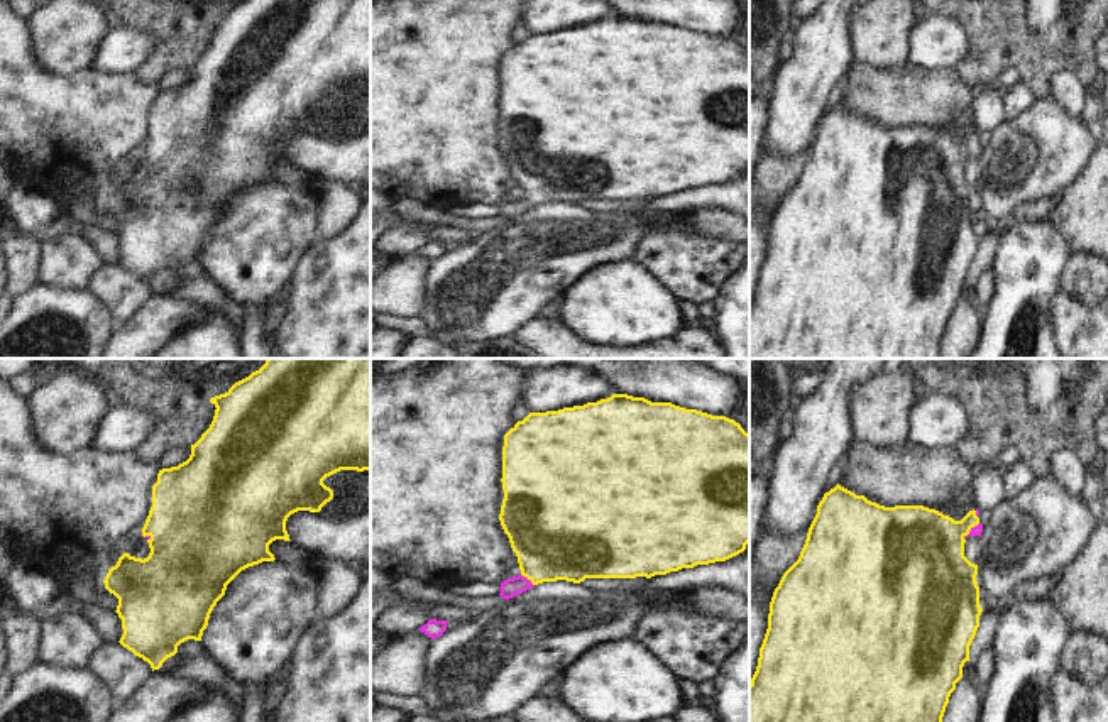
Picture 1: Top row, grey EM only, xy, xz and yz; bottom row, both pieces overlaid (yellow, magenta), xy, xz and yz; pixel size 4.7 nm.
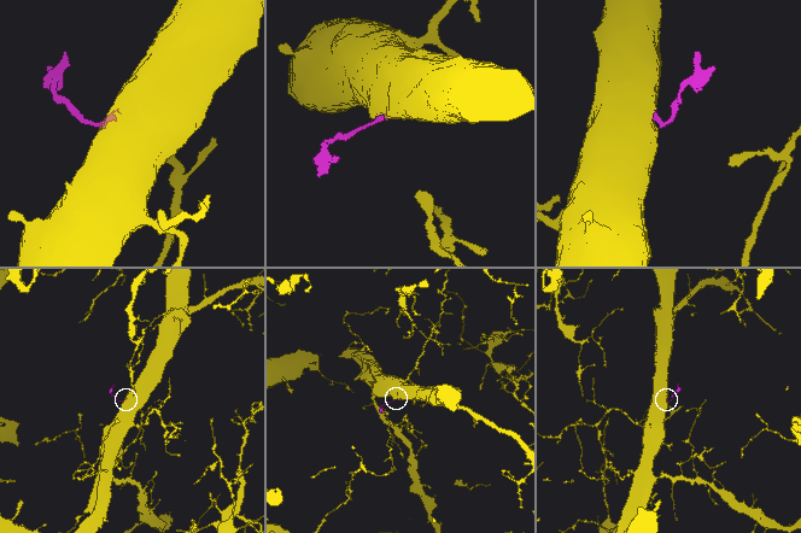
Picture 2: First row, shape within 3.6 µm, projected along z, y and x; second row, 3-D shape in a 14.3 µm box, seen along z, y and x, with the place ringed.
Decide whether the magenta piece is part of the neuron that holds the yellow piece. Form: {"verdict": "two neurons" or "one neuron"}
{"verdict": "one neuron"}

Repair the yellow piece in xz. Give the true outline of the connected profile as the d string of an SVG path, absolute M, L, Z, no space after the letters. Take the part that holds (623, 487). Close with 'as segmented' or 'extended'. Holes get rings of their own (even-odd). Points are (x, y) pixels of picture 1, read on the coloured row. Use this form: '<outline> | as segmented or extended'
M612 394L584 406L529 413L504 435L501 482L499 521L521 570L501 583L506 600L543 582L651 578L726 561L749 543L749 435L734 419L672 402Z | extended

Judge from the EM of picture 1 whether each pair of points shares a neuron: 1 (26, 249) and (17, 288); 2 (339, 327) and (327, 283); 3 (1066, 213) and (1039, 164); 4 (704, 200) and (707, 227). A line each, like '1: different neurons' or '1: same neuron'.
1: same neuron
2: same neuron
3: different neurons
4: different neurons

